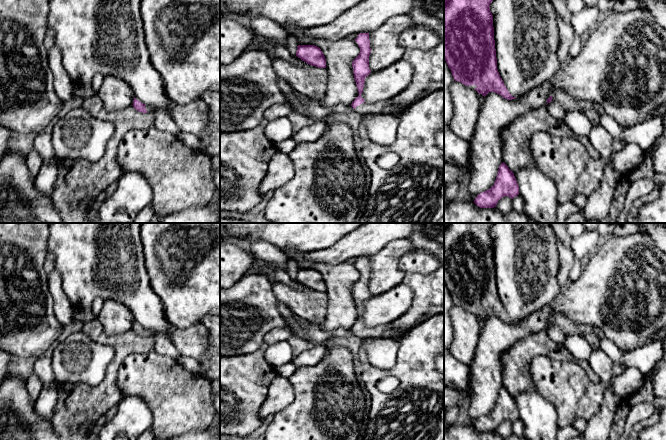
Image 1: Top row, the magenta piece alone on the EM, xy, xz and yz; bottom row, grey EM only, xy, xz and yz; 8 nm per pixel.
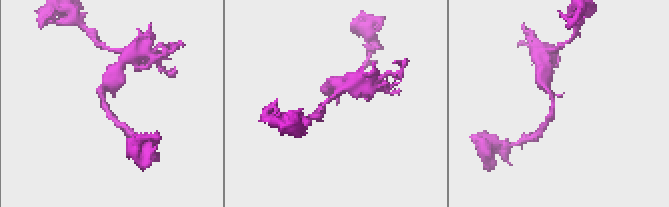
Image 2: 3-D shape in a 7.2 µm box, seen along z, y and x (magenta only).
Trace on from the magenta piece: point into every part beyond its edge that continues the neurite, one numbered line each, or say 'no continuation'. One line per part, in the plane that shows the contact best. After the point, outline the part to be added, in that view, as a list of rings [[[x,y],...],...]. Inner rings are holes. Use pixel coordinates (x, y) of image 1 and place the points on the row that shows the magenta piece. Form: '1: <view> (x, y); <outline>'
1: xz (381, 107); [[[383,100],[375,103],[364,102],[357,106],[355,111],[362,115],[365,115],[366,113],[373,113],[399,116],[404,111],[404,109],[399,106],[395,106],[390,100]]]

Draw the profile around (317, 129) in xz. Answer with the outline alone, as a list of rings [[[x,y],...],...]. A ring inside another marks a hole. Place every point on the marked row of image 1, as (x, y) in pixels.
[[[321,120],[314,121],[308,127],[305,127],[293,134],[292,138],[299,143],[314,142],[319,140],[327,131],[327,124]]]

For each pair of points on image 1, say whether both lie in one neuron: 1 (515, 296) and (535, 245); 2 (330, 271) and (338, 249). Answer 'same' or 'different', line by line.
1: same
2: different

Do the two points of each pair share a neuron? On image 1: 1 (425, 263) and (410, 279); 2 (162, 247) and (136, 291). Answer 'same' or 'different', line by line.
1: different
2: different

